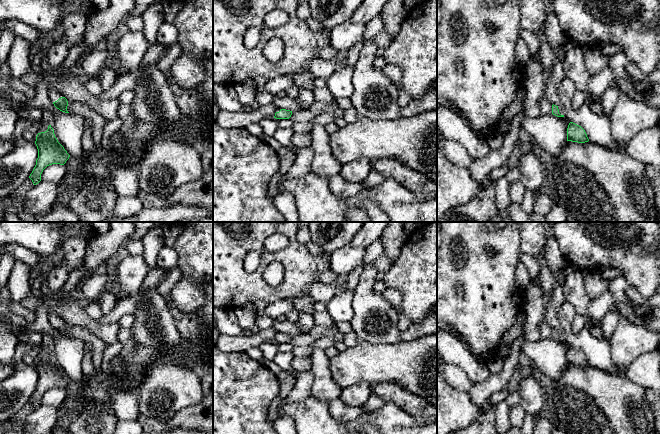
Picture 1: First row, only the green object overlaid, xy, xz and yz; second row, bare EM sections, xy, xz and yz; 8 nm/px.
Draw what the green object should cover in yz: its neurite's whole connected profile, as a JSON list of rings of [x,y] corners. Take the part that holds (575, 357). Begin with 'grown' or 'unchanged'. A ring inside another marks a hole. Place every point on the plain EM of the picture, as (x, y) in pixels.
unchanged; [[[570,346],[567,352],[567,365],[585,367],[588,366],[589,363],[581,350]]]

